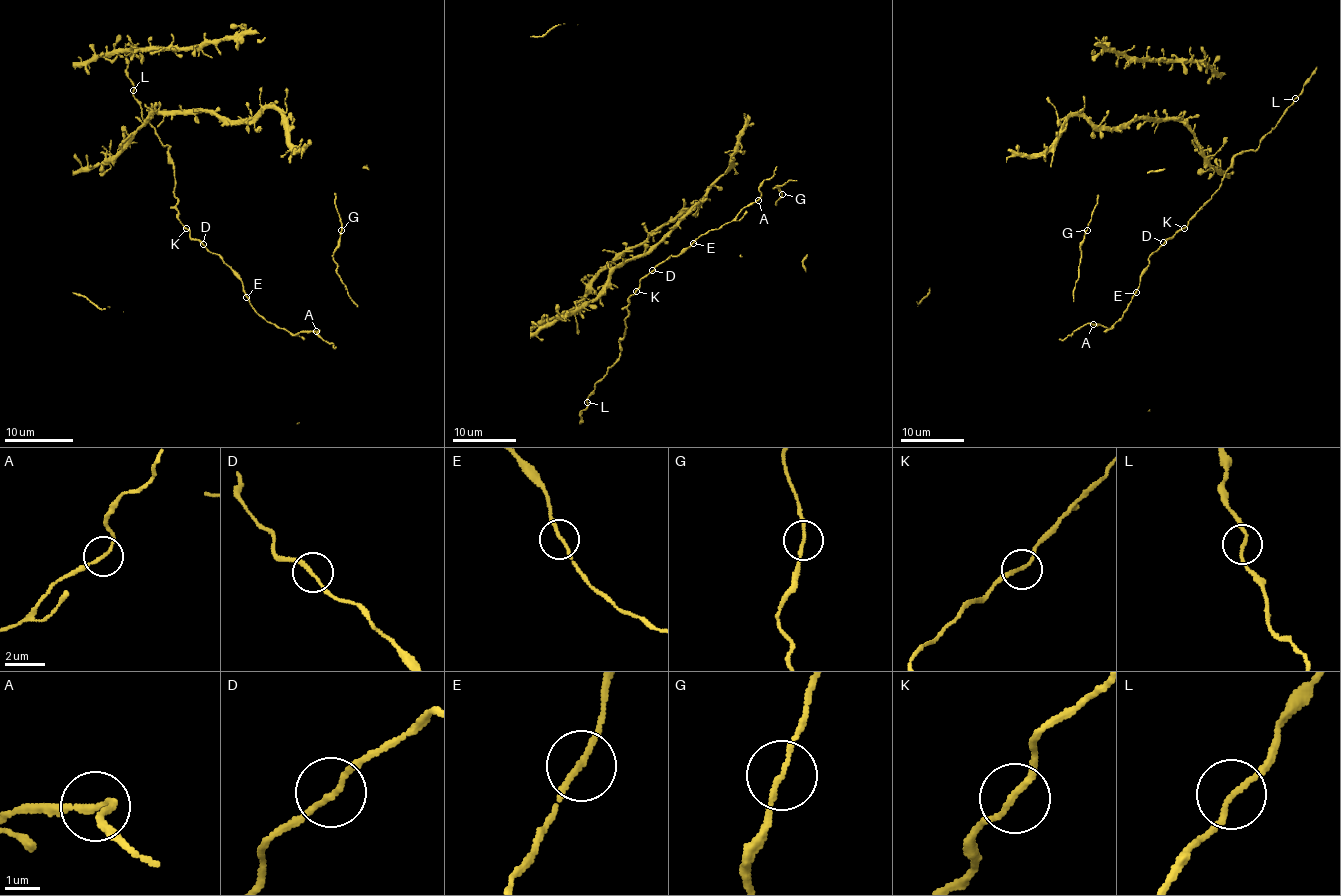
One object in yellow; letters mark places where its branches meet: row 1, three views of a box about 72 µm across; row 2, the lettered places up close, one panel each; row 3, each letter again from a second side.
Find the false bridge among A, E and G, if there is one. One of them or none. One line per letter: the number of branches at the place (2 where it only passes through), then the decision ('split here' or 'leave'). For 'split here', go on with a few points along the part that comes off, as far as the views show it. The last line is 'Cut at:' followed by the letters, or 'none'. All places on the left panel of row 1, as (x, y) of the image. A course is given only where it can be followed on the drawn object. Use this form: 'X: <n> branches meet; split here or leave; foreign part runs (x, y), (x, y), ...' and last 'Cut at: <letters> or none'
A: 2 branches meet; leave
E: 2 branches meet; leave
G: 2 branches meet; leave
Cut at: none

